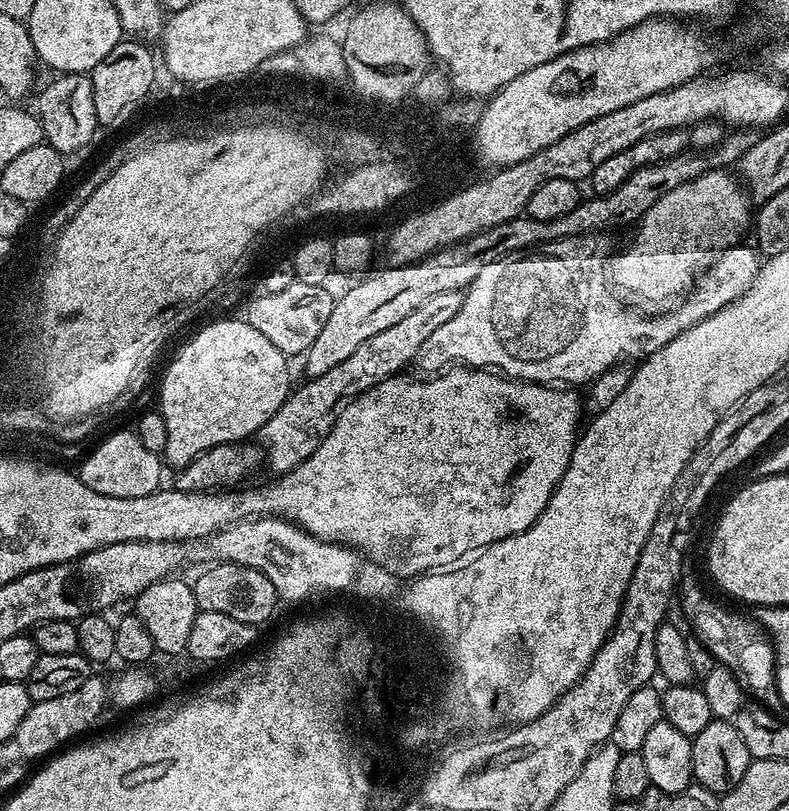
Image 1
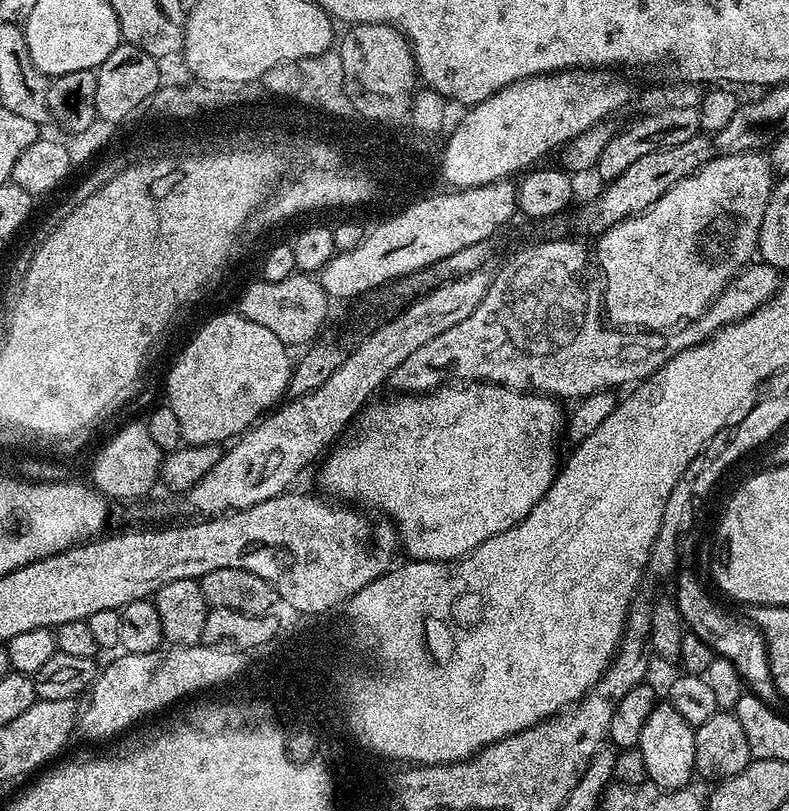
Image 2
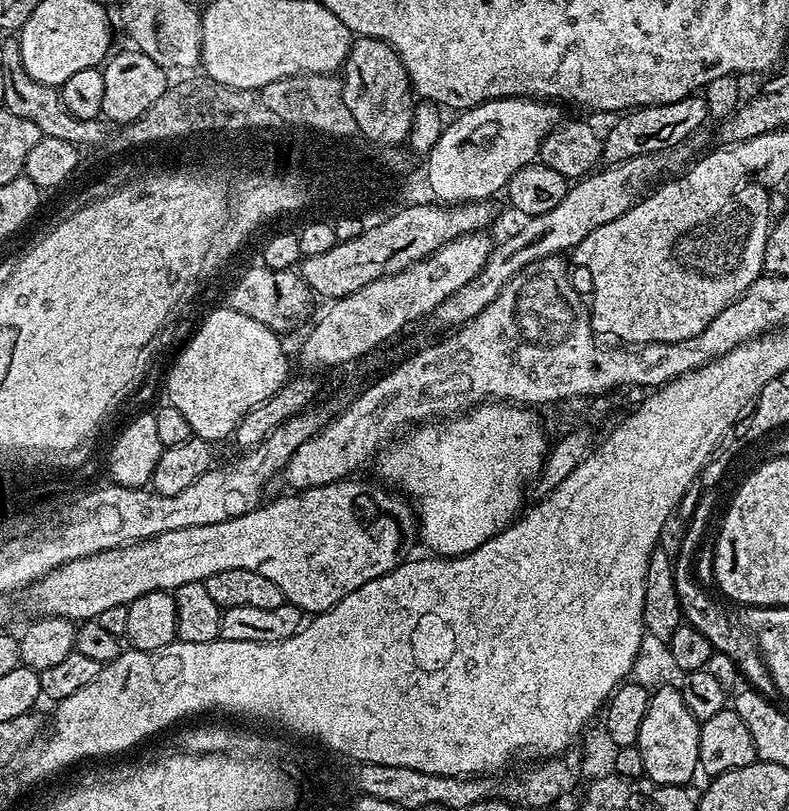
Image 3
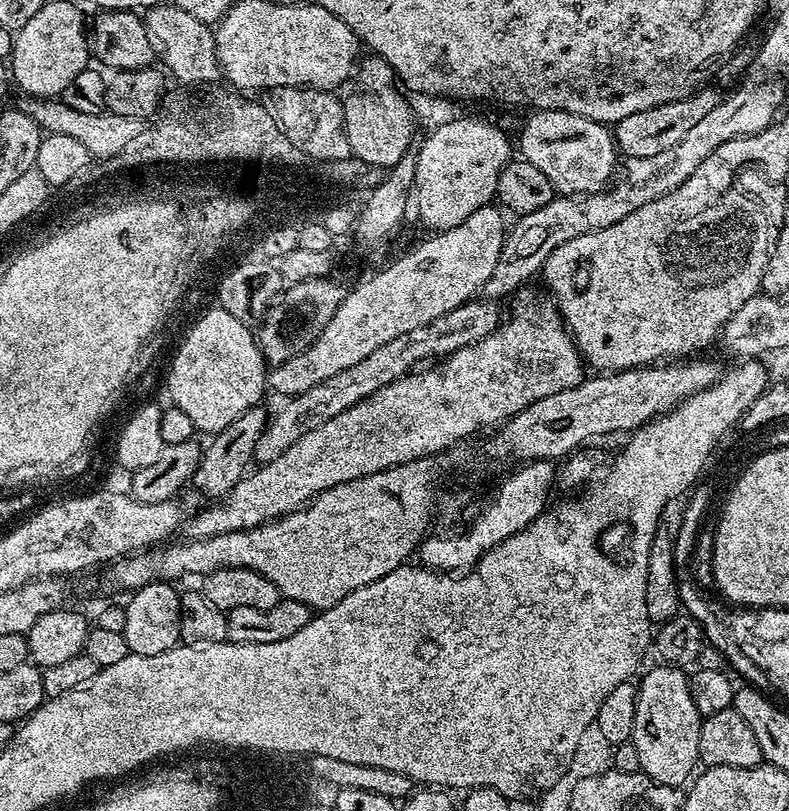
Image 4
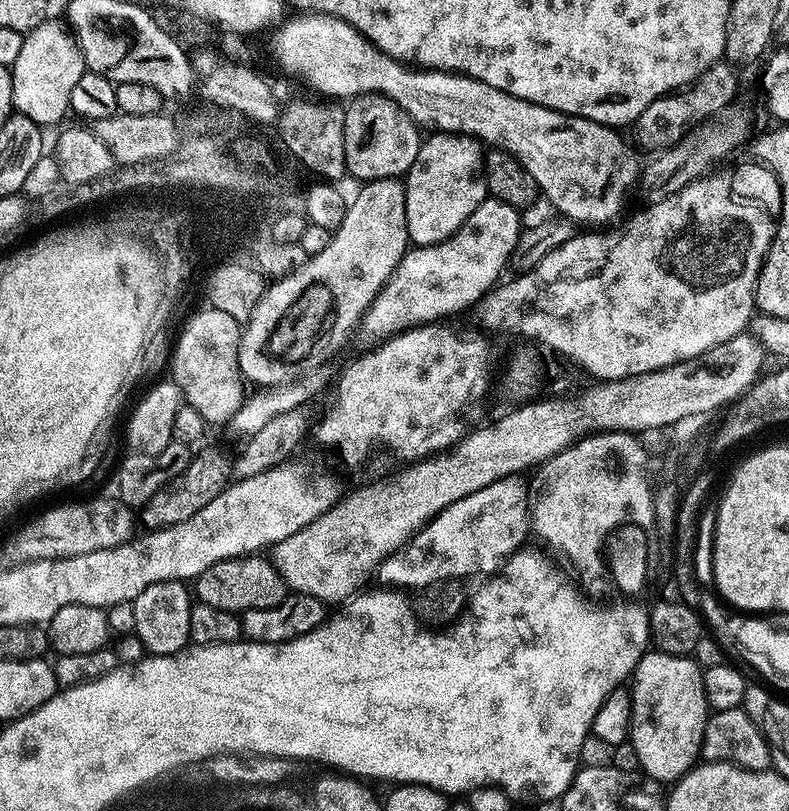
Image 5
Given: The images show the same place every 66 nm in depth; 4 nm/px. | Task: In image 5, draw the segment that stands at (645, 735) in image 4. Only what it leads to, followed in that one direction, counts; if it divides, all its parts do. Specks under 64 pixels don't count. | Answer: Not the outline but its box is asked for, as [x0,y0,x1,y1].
[630,650,710,786]

